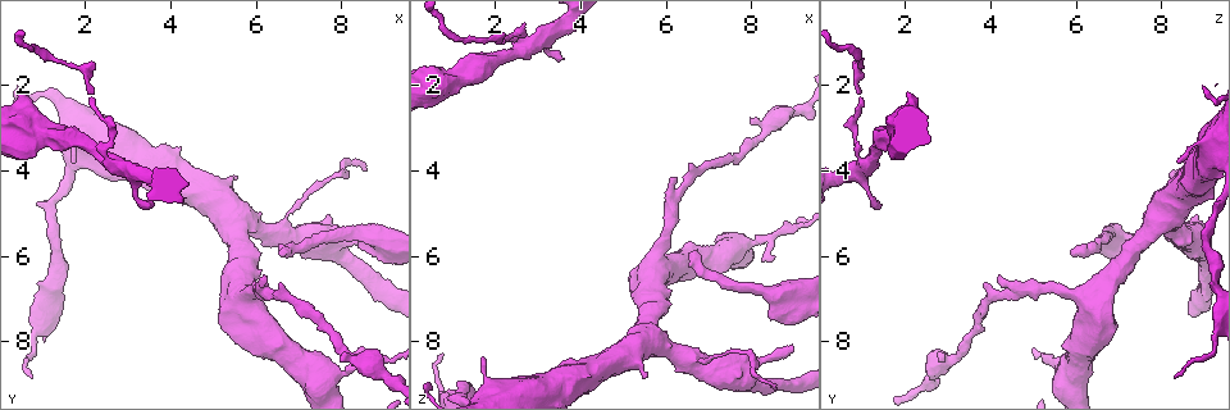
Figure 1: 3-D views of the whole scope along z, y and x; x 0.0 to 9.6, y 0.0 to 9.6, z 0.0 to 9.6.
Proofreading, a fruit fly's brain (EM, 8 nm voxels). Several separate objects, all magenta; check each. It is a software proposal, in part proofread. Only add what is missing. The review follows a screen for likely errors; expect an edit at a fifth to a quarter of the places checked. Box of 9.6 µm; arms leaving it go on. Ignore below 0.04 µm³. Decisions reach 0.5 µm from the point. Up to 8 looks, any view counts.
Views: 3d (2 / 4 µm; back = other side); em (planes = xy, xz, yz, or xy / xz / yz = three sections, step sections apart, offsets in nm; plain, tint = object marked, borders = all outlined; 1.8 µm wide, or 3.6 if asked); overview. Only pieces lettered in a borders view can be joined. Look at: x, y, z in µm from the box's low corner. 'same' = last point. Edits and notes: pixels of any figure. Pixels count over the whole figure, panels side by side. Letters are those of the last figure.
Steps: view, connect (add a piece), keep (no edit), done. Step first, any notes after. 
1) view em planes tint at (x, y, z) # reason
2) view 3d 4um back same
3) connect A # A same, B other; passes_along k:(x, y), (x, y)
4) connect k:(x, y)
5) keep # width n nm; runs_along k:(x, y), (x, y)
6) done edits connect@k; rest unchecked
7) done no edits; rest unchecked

view em xy step 4 borders at (6.20, 6.45, 4.15) # branch stops here

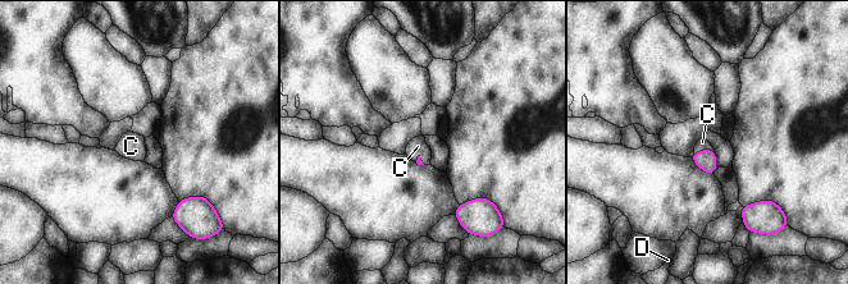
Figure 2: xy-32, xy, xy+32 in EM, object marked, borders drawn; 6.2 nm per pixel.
connect C # C same, D other; the cell continues

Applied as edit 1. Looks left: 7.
view em planes borders at (1.75, 3.85, 8.35) # an open end

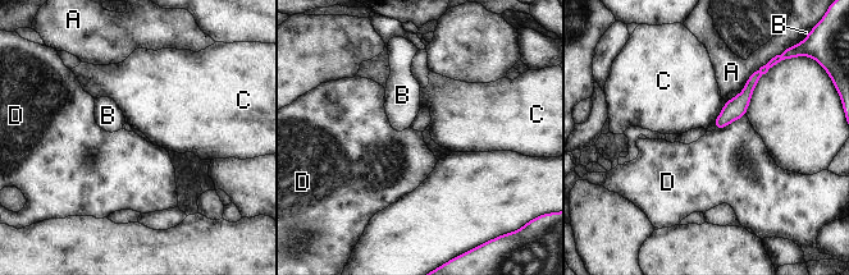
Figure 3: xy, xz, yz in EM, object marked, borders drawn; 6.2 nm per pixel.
keep # A other, B other, C other, D other; border 3:(745, 114), (716, 129); none of them fits

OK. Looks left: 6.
done edits connect@2; rest unchecked

